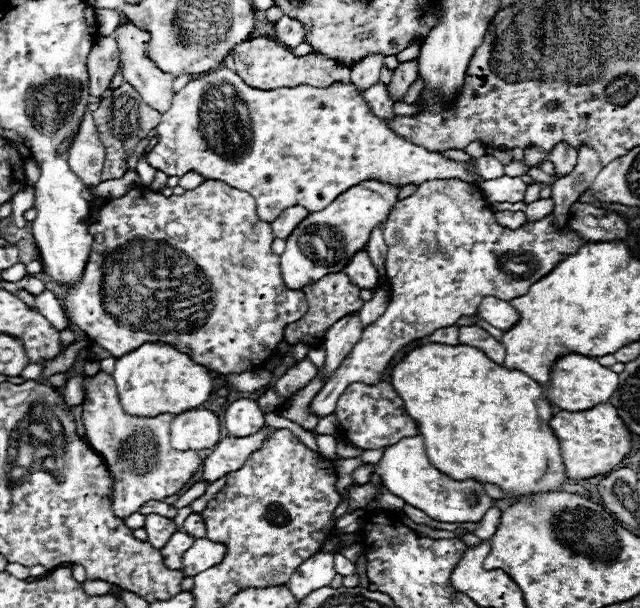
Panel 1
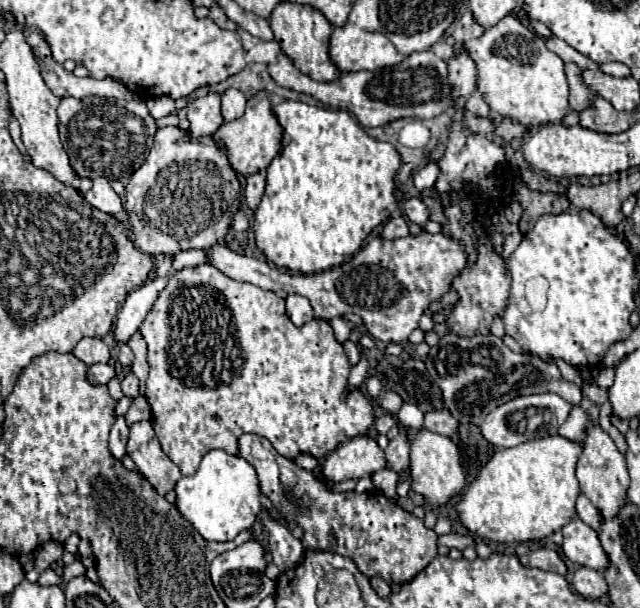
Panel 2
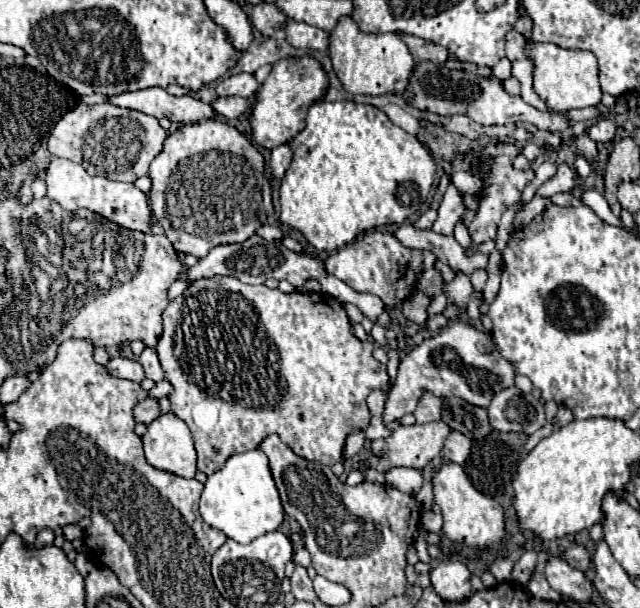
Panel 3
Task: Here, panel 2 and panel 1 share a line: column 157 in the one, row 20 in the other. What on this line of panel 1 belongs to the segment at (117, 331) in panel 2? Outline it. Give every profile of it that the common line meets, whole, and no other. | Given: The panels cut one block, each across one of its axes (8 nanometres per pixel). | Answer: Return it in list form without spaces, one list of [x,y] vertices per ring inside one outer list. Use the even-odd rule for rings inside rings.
[[[282,16],[282,18],[274,24],[274,36],[276,36],[276,40],[280,40],[284,46],[294,48],[294,46],[298,46],[300,42],[304,42],[306,28],[304,28],[302,22],[298,22],[298,20],[294,20],[294,18],[288,18],[288,16]]]

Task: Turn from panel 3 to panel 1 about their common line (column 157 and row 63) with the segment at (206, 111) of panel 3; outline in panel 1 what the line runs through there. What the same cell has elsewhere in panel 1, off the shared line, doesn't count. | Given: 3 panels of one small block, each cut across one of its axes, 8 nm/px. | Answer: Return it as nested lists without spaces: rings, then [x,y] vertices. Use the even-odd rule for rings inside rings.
[[[100,36],[88,54],[90,96],[102,96],[118,72],[118,46],[112,36]]]

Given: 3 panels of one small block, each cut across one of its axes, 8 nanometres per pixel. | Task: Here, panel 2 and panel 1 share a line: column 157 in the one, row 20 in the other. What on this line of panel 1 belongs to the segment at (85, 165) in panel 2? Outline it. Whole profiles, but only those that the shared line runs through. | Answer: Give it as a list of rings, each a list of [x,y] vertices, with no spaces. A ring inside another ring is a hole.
[[[126,20],[124,26],[118,26],[114,30],[114,34],[118,34],[116,42],[118,42],[118,50],[120,50],[120,72],[122,72],[124,82],[128,82],[142,96],[142,100],[148,106],[156,108],[158,112],[166,112],[170,108],[170,100],[172,100],[172,80],[174,80],[174,76],[168,74],[168,72],[162,72],[154,64],[154,60],[146,56],[150,34],[136,28],[130,20]]]

